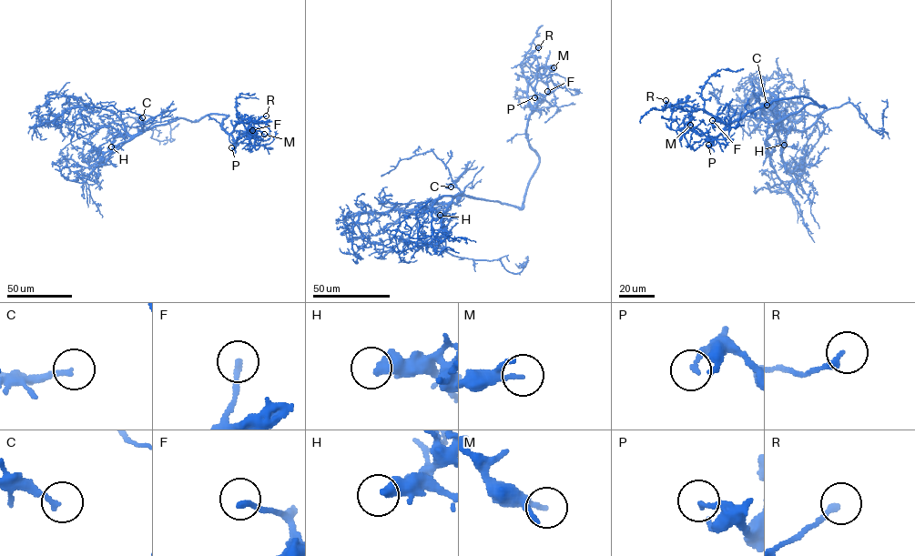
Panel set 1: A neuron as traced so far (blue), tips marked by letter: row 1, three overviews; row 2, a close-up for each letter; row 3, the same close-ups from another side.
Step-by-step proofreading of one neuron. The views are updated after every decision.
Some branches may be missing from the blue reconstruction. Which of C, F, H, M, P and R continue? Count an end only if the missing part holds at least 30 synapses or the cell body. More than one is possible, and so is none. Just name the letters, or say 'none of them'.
none of them

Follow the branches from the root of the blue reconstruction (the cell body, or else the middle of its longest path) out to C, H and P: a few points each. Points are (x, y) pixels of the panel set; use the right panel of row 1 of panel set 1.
C: (801, 110), (775, 123), (767, 122), (760, 116), (767, 105)
H: (801, 110), (788, 114), (773, 126), (781, 146), (784, 145)
P: (801, 110), (810, 103), (825, 106), (803, 96), (774, 100), (728, 123), (710, 146), (708, 145)

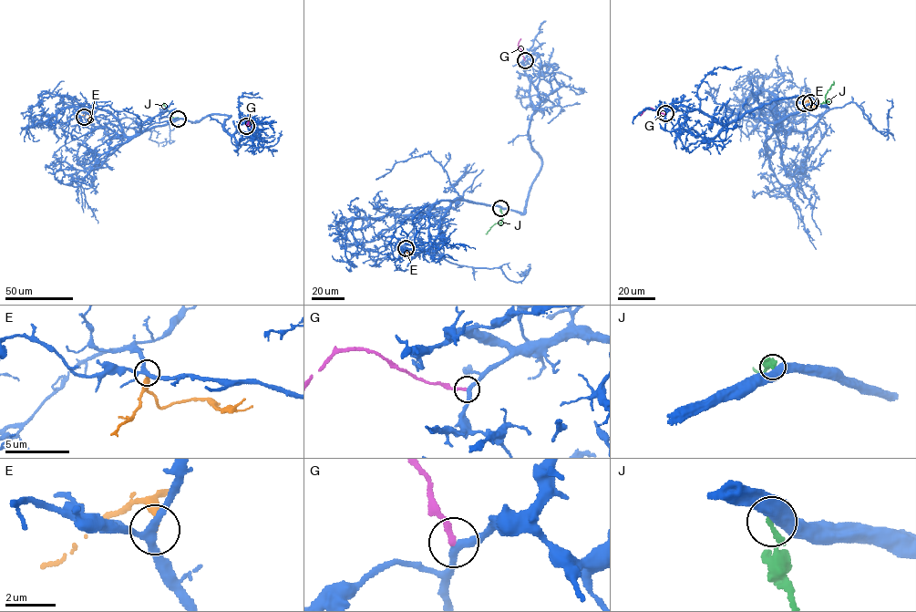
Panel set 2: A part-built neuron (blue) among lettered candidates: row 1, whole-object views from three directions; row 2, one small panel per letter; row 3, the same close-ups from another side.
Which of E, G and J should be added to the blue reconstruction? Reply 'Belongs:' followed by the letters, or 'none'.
Belongs: none

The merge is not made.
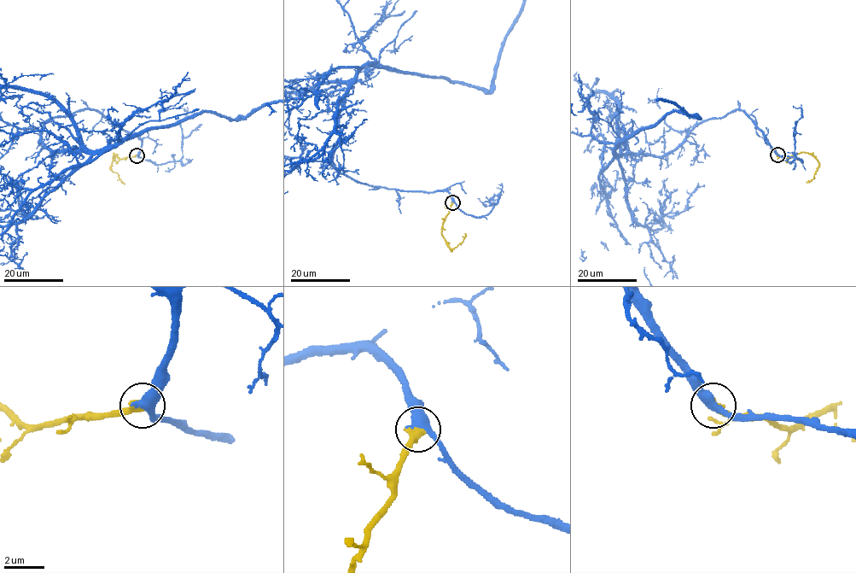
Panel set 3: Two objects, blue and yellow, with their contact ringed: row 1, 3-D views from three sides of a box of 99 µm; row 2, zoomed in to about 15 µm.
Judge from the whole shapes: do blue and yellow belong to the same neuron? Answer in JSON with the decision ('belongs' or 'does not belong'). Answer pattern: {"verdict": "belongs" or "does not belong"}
{"verdict": "belongs"}

